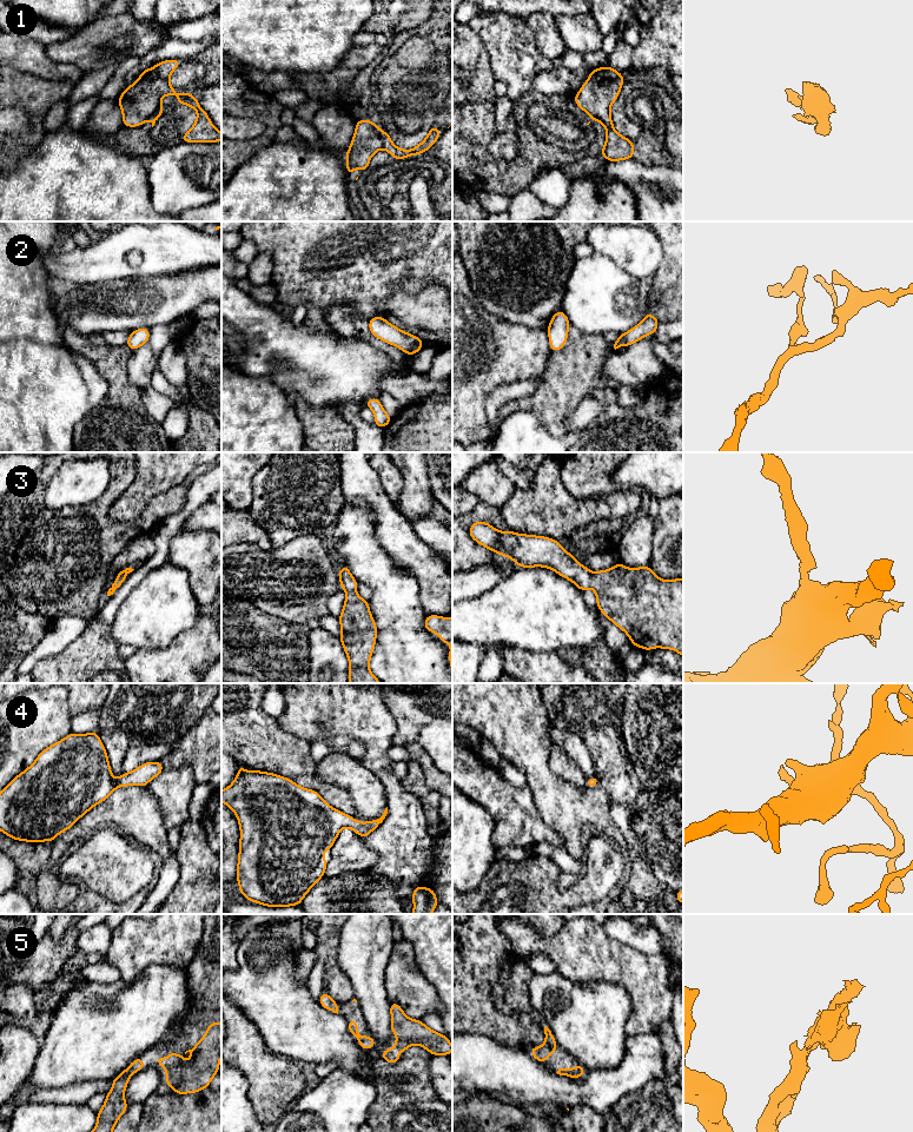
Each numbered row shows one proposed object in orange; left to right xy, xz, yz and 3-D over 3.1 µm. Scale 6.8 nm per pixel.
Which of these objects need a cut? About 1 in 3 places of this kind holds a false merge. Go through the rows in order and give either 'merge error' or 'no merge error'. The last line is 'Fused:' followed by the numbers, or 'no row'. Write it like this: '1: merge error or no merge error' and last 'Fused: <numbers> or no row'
1: merge error
2: no merge error
3: no merge error
4: no merge error
5: no merge error
Fused: 1

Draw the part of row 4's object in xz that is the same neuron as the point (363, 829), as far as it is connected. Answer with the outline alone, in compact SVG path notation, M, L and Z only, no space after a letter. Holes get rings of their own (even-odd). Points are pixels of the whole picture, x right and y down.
M242 764L238 767L238 774L234 781L224 790L221 790L221 802L229 806L238 819L240 828L240 841L239 841L239 855L237 865L237 881L239 883L239 893L244 895L247 900L260 903L266 907L289 907L299 906L307 892L323 878L329 860L323 859L324 850L331 850L332 846L343 828L350 827L360 838L368 836L372 830L378 828L388 814L388 807L385 808L383 815L369 822L359 822L353 819L353 816L346 815L343 812L332 808L328 802L325 802L318 792L312 789L303 788L296 785L292 780L276 775L273 773L265 773L260 770L249 772L243 768Z

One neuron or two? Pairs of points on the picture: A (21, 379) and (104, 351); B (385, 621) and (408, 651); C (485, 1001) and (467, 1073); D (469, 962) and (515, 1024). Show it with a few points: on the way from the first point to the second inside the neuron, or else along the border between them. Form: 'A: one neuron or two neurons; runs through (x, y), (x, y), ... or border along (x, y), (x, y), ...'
A: two neurons; border along (90, 361), (107, 382)
B: one neuron; runs through (392, 628), (402, 637), (403, 644)
C: two neurons; border along (464, 1032), (487, 1035), (503, 1044)
D: one neuron; runs through (478, 980), (478, 999), (497, 1018)

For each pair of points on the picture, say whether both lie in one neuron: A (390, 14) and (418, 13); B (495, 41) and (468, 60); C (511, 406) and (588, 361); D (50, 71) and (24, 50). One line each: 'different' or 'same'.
A: same
B: different
C: same
D: same

